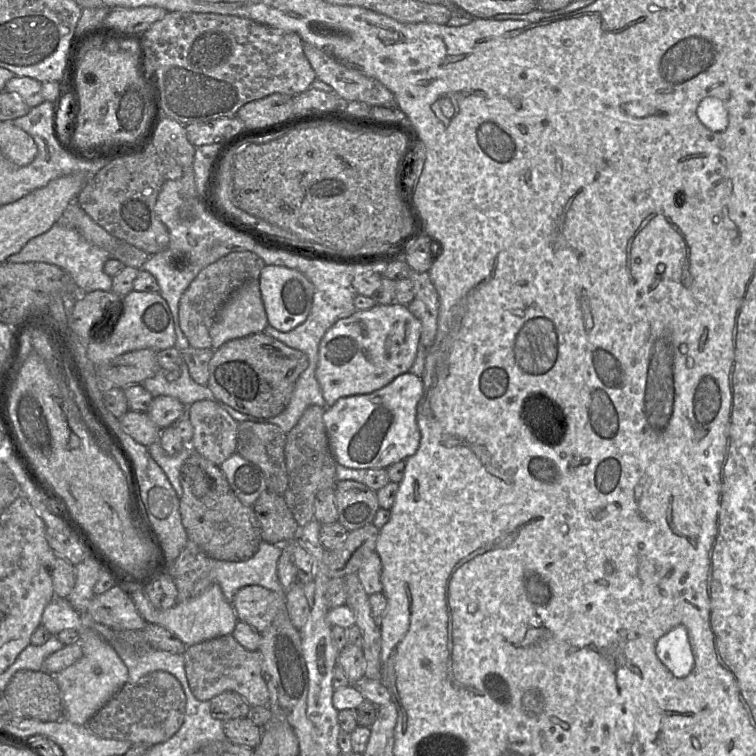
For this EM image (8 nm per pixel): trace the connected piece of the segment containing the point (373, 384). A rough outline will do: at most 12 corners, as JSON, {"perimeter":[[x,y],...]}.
{"perimeter":[[376,303],[319,343],[326,406],[408,372],[421,320]]}

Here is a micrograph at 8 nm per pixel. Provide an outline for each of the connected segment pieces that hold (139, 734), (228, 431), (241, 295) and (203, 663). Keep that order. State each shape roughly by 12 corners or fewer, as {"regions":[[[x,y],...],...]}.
{"regions":[[[178,679],[126,683],[85,725],[152,747],[182,726]],[[219,401],[186,409],[190,447],[220,466],[236,453],[238,422]],[[259,278],[237,289],[210,328],[212,349],[268,326]],[[231,635],[188,646],[200,701],[225,691],[268,706],[260,651]]]}

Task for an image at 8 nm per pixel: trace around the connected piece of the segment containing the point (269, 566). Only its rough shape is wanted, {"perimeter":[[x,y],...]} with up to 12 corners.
{"perimeter":[[262,540],[245,561],[213,559],[211,583],[231,603],[259,585],[285,595],[281,544]]}

